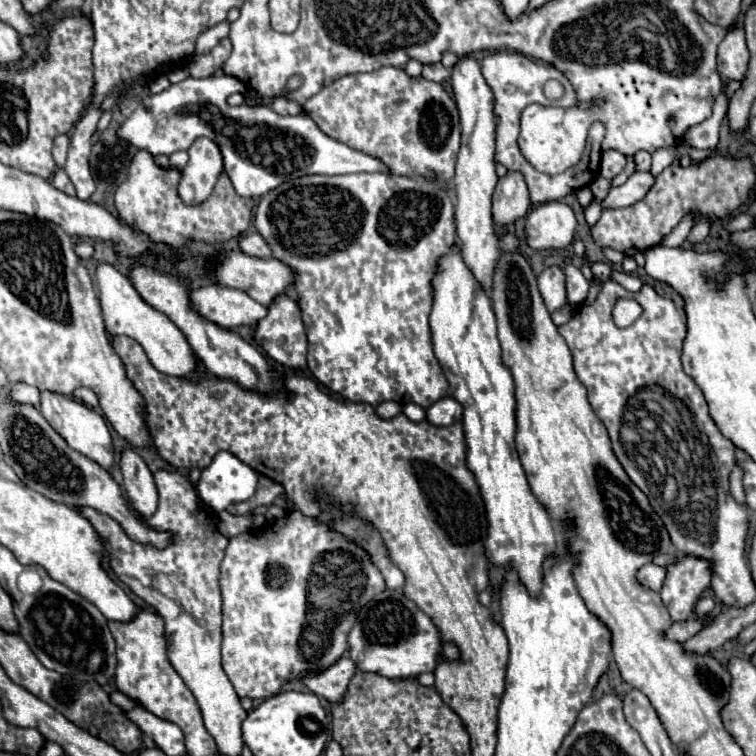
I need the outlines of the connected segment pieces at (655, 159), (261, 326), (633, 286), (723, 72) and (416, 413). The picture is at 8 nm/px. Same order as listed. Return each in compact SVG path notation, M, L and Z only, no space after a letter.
M668 146L668 148L658 148L654 154L652 154L652 170L654 176L658 176L664 168L668 168L676 158L676 146Z
M278 296L278 300L274 300L274 304L270 304L268 308L268 316L258 322L256 342L268 352L268 356L276 364L282 364L284 368L298 368L298 370L306 368L308 342L306 342L306 332L304 332L298 304L288 296Z
M615 269L612 271L611 279L618 282L629 292L636 293L643 286L643 281L631 274L625 274L624 272L619 272Z
M736 22L718 46L718 72L722 80L742 80L750 62L750 52L744 38L744 28Z
M406 404L406 406L402 408L402 412L404 412L410 420L414 420L414 422L426 420L426 410L424 410L422 406L418 406L418 404Z

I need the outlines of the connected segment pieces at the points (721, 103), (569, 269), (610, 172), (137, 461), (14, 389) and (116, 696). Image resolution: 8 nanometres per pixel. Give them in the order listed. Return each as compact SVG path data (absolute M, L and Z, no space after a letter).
M726 84L722 88L722 94L716 98L714 102L714 114L704 120L698 126L692 126L686 130L686 134L682 136L682 146L690 146L690 148L698 148L698 150L712 150L718 144L718 130L720 130L720 122L724 120L728 110L728 96L726 96Z
M560 264L564 276L566 276L566 292L568 292L568 304L580 306L586 300L588 294L588 280L582 276L582 272L572 264Z
M606 150L602 152L602 160L600 160L600 174L608 180L612 180L616 174L620 174L626 166L626 156L616 152L616 150Z
M124 450L120 456L120 470L124 476L124 492L128 502L142 516L152 516L158 506L158 490L146 462L136 450Z
M16 382L10 386L10 400L34 400L34 404L38 404L38 388L24 382Z
M112 692L112 694L110 694L110 700L114 700L114 704L118 704L124 712L130 712L132 708L138 706L132 698L128 698L128 696L122 694L122 692Z

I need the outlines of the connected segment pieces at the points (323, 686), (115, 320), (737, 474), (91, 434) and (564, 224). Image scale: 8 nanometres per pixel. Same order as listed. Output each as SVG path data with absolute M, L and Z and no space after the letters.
M342 656L342 660L338 660L338 664L330 666L326 672L322 672L318 676L306 676L304 684L316 696L326 698L330 704L338 704L338 702L342 702L344 694L348 692L348 684L356 672L358 672L358 668L352 662L352 658Z
M96 262L96 282L98 282L98 294L104 314L104 328L110 336L130 336L142 344L146 350L150 362L164 374L170 376L190 376L192 380L198 380L196 370L196 358L192 354L192 348L182 336L180 328L168 318L162 316L162 312L150 308L136 292L136 288L130 284L130 278L120 274L112 264Z
M736 464L730 472L730 492L738 502L744 502L744 488L742 488L742 468Z
M40 392L40 410L42 416L48 420L48 424L70 444L72 450L88 456L90 460L102 464L104 468L112 466L114 452L112 452L112 438L105 418L96 410L88 408L86 404L58 392Z
M564 202L536 206L526 218L526 240L536 250L558 250L572 244L576 216Z

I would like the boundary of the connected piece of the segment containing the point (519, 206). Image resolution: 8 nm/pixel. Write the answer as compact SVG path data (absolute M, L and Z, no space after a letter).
M508 172L496 184L492 196L492 214L496 226L508 226L510 222L526 216L530 208L530 196L526 180L520 172Z

